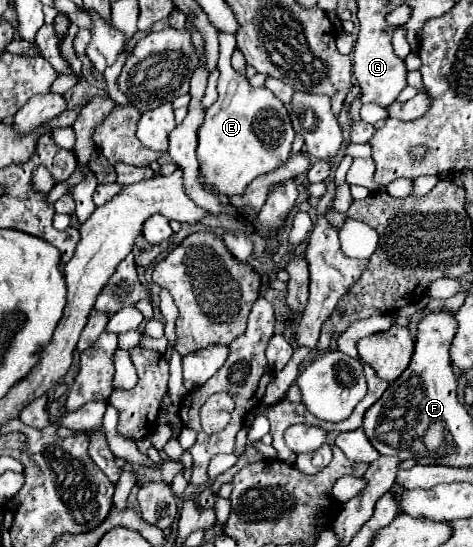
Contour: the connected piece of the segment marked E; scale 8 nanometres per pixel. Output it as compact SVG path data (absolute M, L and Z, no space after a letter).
M219 48L219 98L205 110L201 128L197 130L199 146L197 160L199 168L219 194L243 194L245 186L259 174L275 170L283 164L291 152L291 142L295 138L293 124L281 100L269 92L269 88L253 88L245 74L239 74L231 66L231 54L235 48Z

